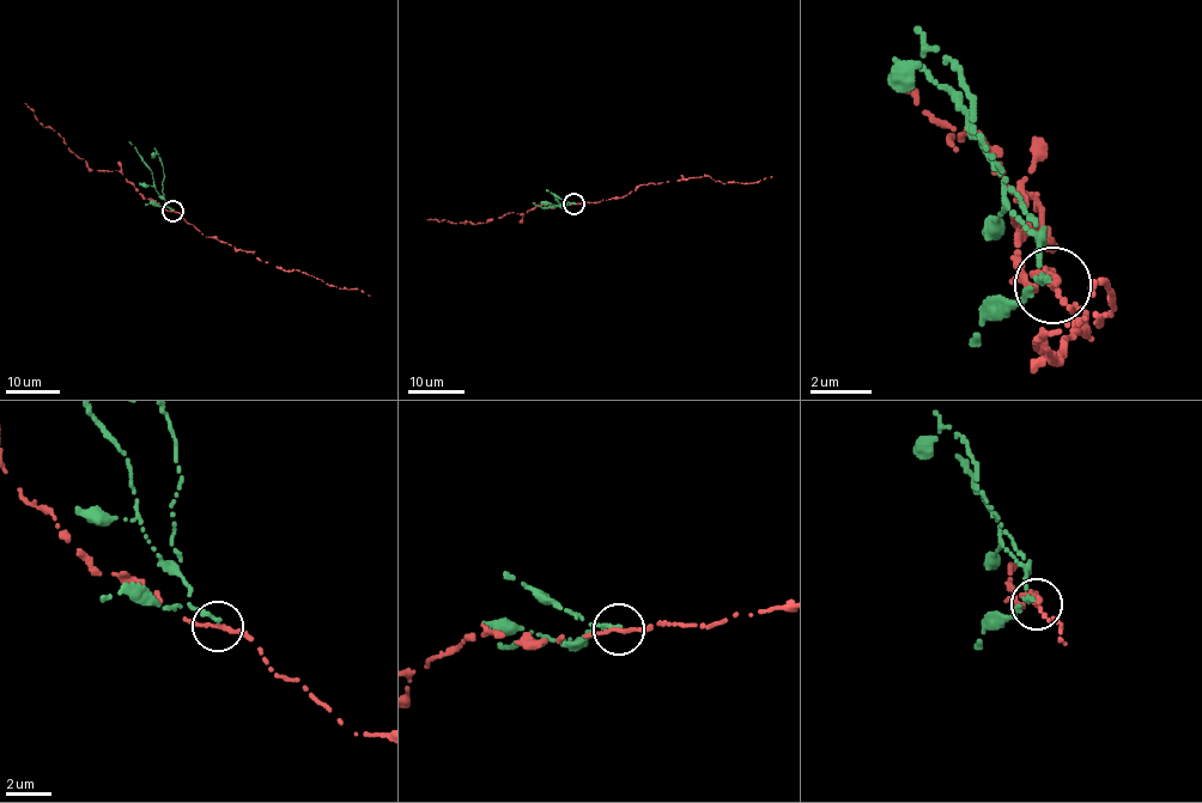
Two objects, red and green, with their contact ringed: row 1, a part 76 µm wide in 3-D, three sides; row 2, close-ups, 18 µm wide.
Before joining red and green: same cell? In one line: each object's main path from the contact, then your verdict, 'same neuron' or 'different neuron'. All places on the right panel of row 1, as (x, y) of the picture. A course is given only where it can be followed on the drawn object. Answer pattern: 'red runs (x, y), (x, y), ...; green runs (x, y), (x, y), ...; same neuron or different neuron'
red runs (1051, 287), (1090, 338), (1044, 362), (1033, 338), (1054, 364), (1045, 332), (1112, 317), (1109, 280), (1091, 296); green runs (1051, 280), (1037, 279), (1038, 232), (1017, 221), (958, 93), (893, 60); different neuron

